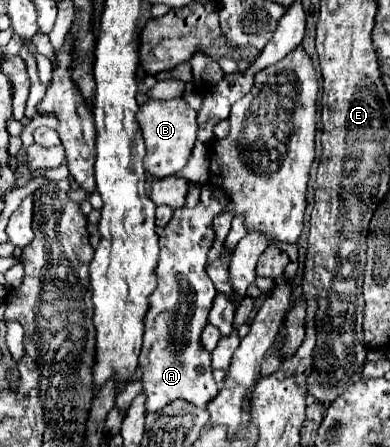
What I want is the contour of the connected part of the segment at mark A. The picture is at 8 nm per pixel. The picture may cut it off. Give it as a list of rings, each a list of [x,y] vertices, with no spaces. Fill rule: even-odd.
[[[203,181],[199,205],[193,209],[173,209],[171,221],[165,227],[157,227],[161,249],[171,253],[171,261],[167,265],[169,269],[155,269],[157,289],[149,297],[149,309],[145,315],[145,337],[139,355],[139,369],[143,373],[141,393],[147,395],[145,413],[159,411],[175,399],[183,399],[195,407],[205,407],[219,391],[211,375],[211,353],[207,353],[207,349],[201,345],[201,333],[207,325],[207,313],[213,297],[217,295],[215,285],[205,271],[205,259],[215,237],[213,219],[225,205],[225,195]]]

